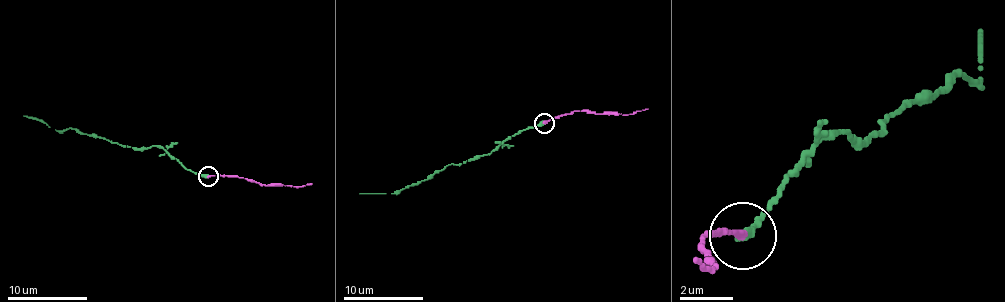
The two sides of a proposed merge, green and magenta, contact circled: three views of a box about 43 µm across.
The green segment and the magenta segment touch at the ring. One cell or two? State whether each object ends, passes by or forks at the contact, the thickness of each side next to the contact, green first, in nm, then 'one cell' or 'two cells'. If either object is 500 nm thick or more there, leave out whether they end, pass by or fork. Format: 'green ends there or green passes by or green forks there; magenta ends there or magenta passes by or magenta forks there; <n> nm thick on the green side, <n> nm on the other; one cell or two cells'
green ends there; magenta ends there; 400 nm thick on the green side, 260 nm on the other; one cell

